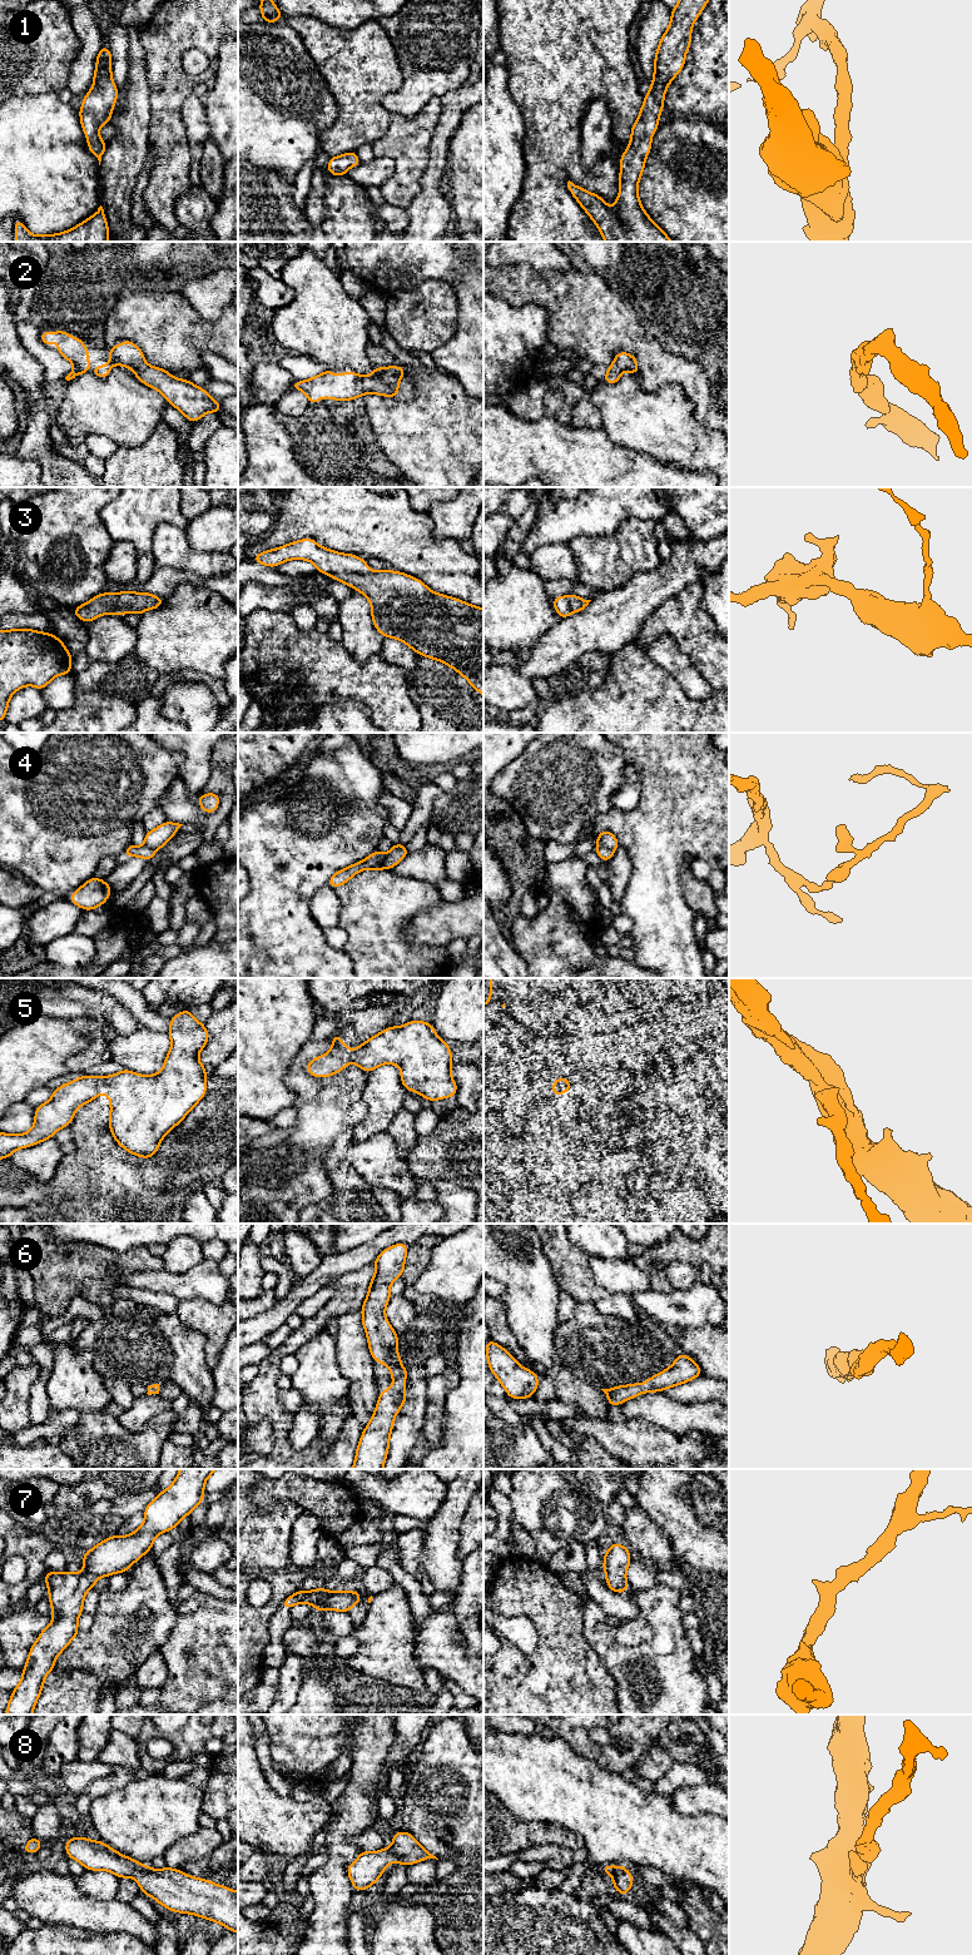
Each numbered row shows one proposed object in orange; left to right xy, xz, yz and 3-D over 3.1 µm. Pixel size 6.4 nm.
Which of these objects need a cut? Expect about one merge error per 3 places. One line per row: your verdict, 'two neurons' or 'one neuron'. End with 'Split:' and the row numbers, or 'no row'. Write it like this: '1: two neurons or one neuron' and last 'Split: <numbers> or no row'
1: one neuron
2: one neuron
3: one neuron
4: two neurons
5: one neuron
6: one neuron
7: one neuron
8: one neuron
Split: 4

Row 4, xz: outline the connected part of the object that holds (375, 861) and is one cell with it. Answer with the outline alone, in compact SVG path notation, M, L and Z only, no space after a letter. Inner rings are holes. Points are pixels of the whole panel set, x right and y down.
M395 845L386 854L382 854L378 850L371 853L364 860L357 862L357 863L334 873L328 879L327 883L333 889L336 889L337 887L347 883L353 875L356 875L357 873L359 873L363 869L377 869L377 870L386 869L386 864L385 864L386 859L390 857L390 854L393 852L393 849L395 849Z

